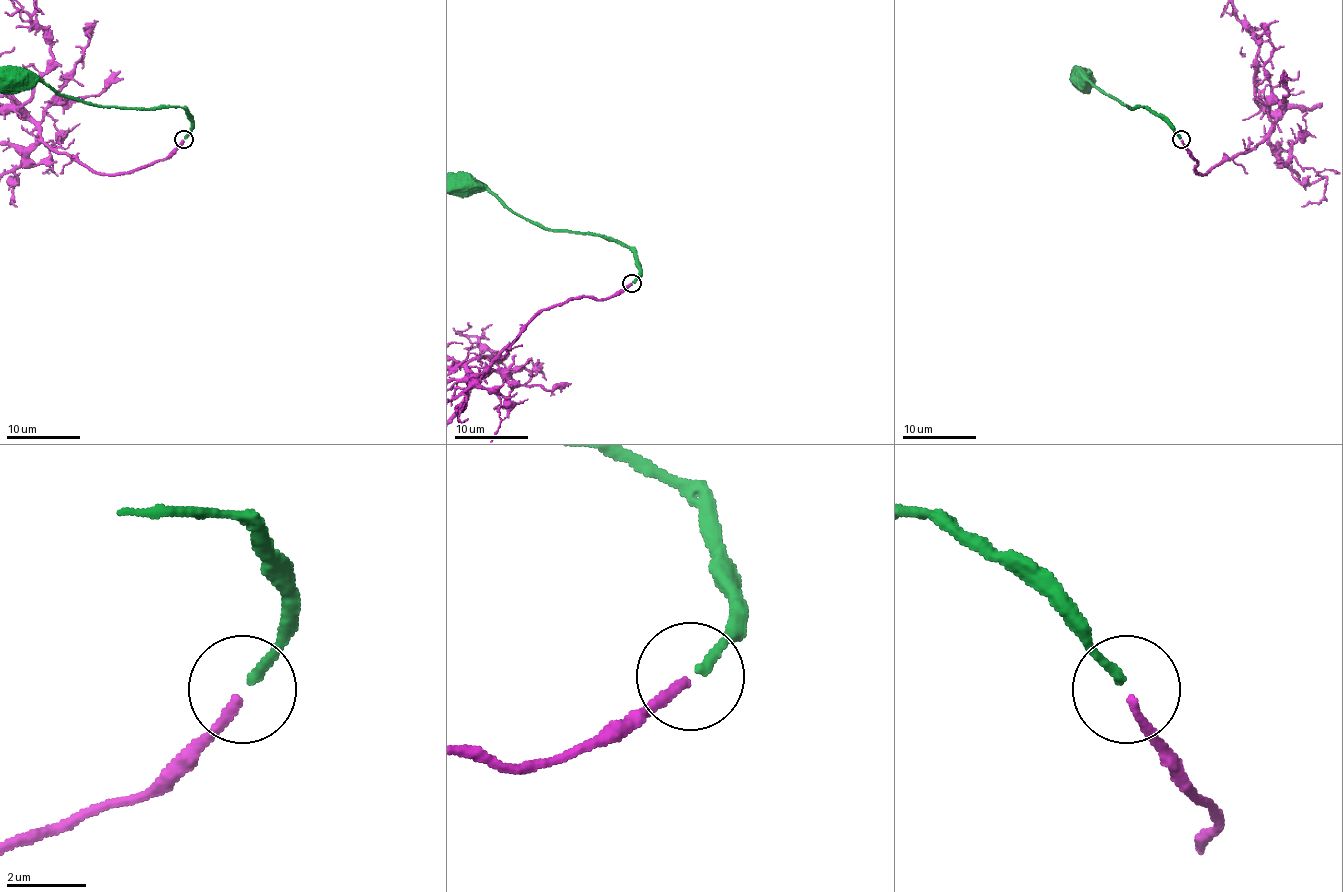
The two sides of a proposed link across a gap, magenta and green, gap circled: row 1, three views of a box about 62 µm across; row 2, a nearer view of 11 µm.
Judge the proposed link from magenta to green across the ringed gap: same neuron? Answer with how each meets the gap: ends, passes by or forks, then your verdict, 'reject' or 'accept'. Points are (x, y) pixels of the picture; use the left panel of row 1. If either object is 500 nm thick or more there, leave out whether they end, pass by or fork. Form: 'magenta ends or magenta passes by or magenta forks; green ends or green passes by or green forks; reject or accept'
magenta ends; green ends; accept

